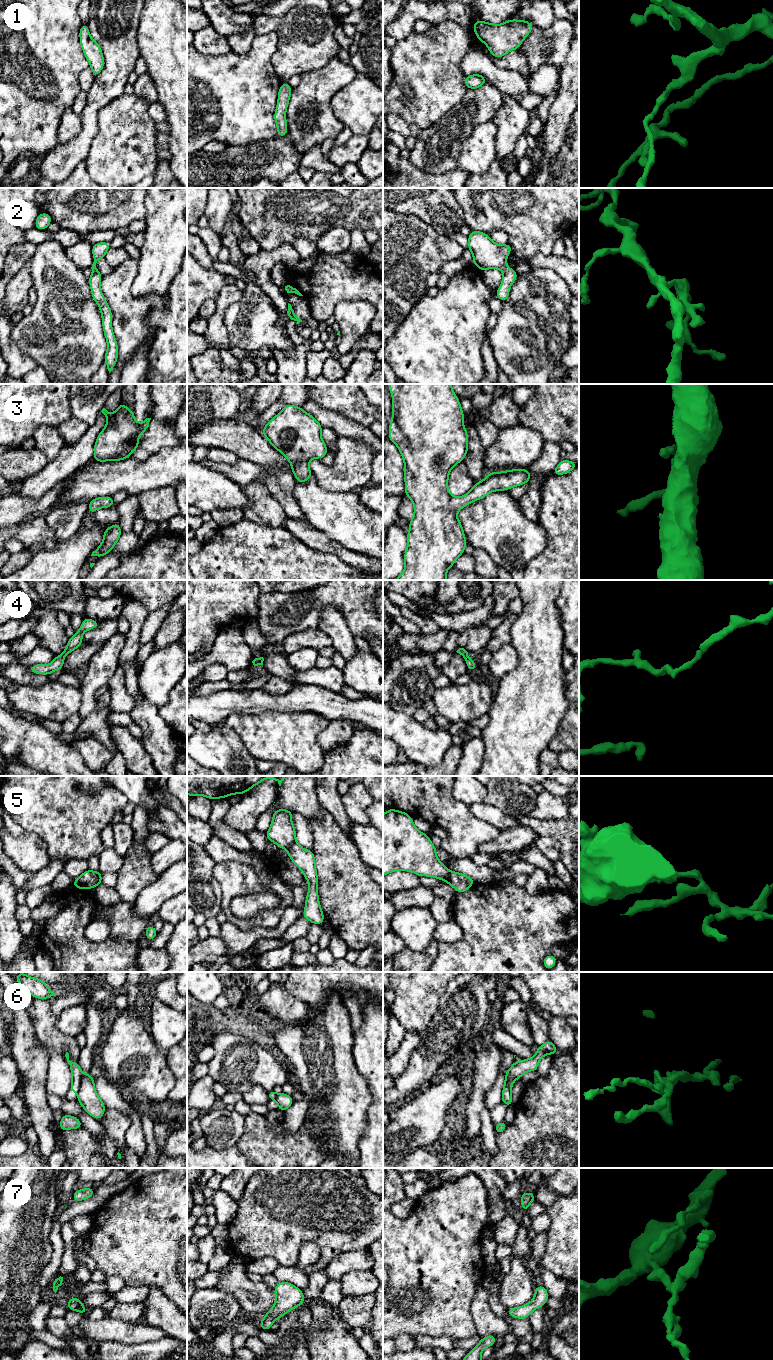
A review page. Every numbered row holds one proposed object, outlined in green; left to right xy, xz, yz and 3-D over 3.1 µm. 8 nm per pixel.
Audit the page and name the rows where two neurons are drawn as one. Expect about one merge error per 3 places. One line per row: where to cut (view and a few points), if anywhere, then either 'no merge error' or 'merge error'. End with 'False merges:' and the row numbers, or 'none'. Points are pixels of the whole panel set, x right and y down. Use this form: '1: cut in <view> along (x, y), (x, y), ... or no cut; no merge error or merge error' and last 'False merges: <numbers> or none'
1: no cut; no merge error
2: no cut; no merge error
3: no cut; no merge error
4: no cut; no merge error
5: cut in xy along (98, 871), (94, 885); merge error
6: cut in xy along (82, 1073), (80, 1088), (77, 1092); merge error
7: no cut; no merge error
False merges: 5, 6

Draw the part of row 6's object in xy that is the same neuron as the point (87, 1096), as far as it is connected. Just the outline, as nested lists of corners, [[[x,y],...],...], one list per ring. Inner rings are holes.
[[[82,1073],[77,1101],[90,1116],[100,1120],[104,1115],[106,1107],[98,1096],[94,1083],[95,1080],[91,1077],[90,1073]]]

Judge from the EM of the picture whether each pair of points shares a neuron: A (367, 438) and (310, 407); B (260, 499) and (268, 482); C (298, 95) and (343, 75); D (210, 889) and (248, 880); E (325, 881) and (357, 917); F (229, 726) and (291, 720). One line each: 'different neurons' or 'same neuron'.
A: same neuron
B: different neurons
C: same neuron
D: different neurons
E: same neuron
F: same neuron

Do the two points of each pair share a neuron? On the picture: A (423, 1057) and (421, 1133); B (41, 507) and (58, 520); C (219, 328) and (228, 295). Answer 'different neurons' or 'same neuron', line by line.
A: different neurons
B: different neurons
C: same neuron

